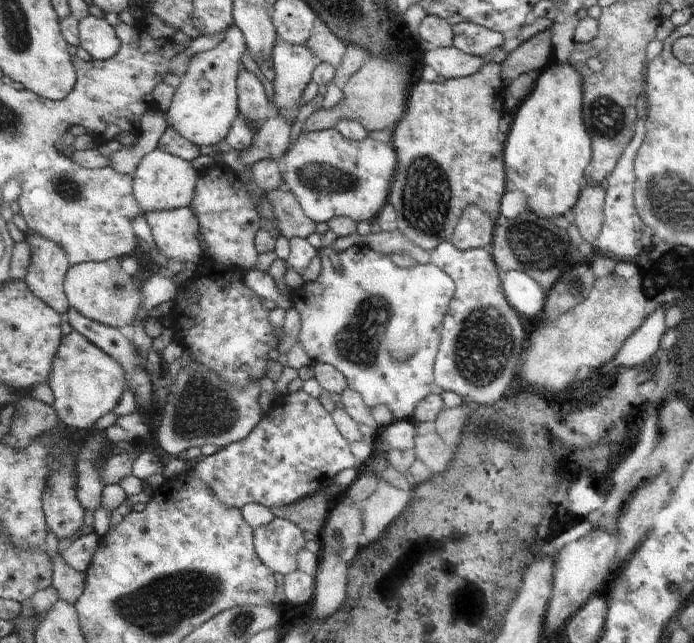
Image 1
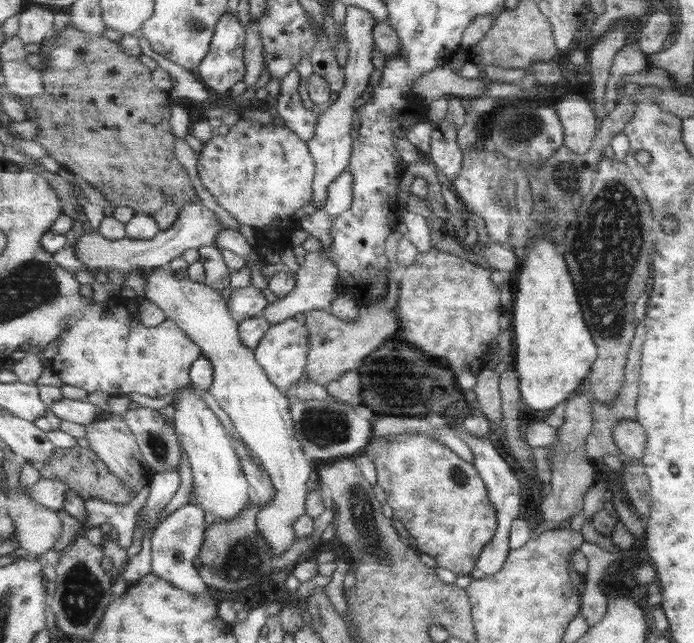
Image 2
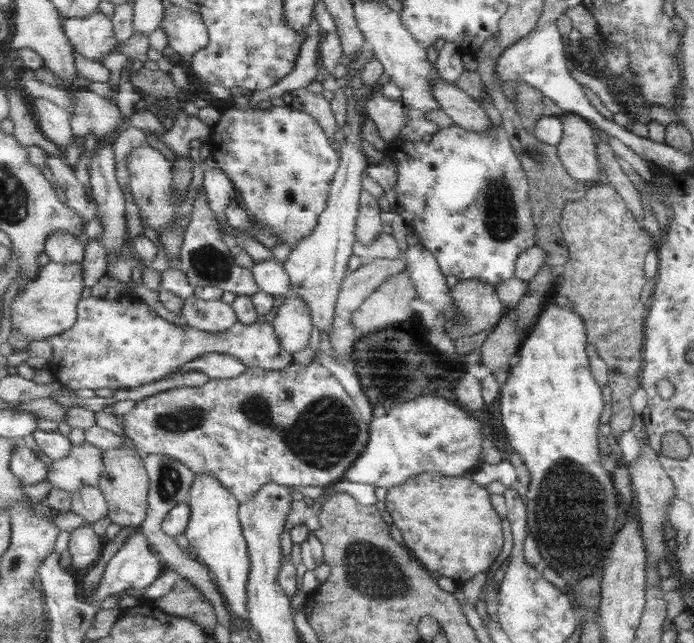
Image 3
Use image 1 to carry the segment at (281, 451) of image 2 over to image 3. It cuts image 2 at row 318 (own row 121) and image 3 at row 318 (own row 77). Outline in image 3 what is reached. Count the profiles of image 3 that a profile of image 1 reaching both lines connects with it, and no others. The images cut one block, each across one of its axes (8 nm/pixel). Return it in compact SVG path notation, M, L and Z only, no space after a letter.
M197 296L185 299L180 317L184 324L213 333L225 331L238 321L232 303L220 299L206 301Z

